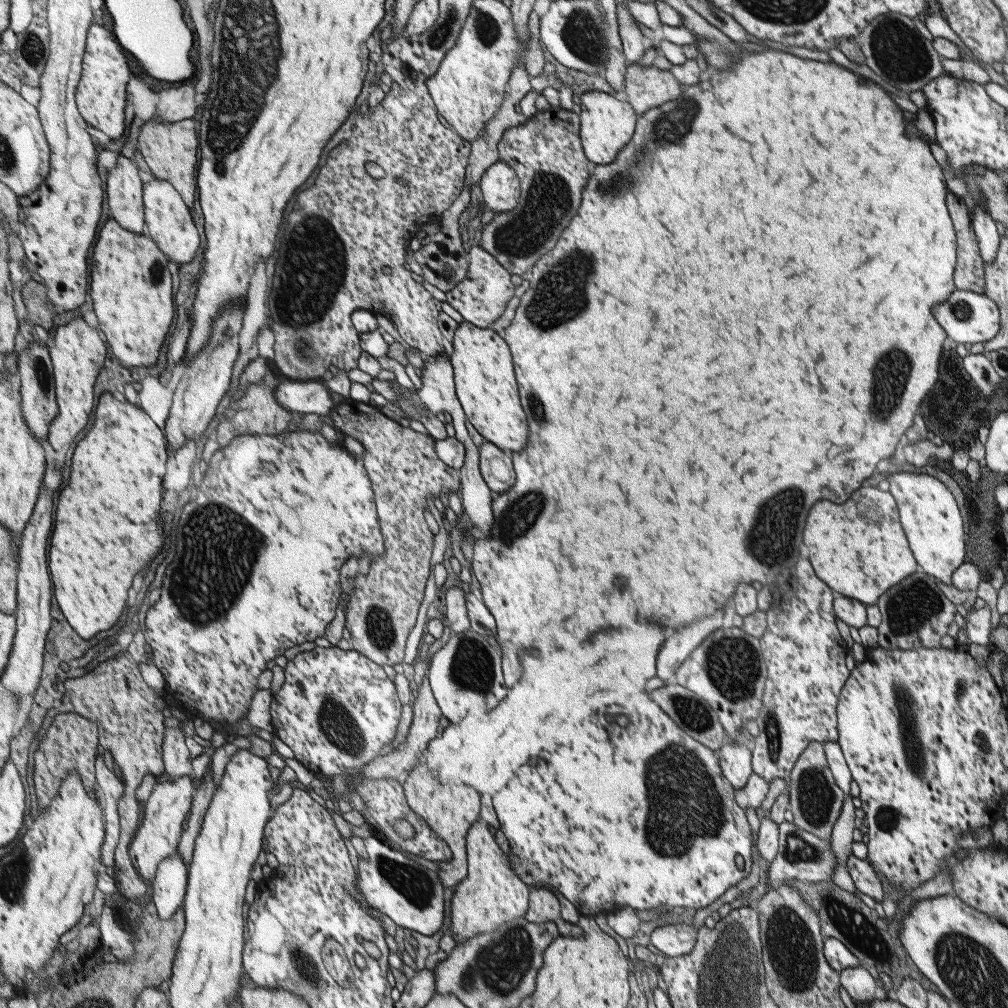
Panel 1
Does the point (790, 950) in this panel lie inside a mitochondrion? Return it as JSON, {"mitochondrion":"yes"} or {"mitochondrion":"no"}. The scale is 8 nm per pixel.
{"mitochondrion":"yes"}

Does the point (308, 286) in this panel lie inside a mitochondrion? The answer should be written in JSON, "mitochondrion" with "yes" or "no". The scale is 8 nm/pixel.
{"mitochondrion":"yes"}

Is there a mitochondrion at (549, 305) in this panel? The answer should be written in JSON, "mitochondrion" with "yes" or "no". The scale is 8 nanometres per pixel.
{"mitochondrion":"yes"}

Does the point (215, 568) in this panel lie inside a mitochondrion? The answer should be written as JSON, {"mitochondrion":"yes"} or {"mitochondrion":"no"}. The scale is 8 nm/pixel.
{"mitochondrion":"yes"}

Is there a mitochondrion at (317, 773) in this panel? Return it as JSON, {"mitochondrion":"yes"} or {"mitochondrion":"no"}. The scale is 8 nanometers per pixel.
{"mitochondrion":"no"}

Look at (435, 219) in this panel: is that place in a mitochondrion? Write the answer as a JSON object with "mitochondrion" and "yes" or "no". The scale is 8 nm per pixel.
{"mitochondrion":"no"}

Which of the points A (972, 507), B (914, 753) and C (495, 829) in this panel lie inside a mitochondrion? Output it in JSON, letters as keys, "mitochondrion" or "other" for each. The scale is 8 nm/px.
{"A":"other","B":"mitochondrion","C":"other"}

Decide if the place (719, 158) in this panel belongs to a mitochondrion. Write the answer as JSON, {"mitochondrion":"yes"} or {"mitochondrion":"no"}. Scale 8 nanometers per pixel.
{"mitochondrion":"no"}

